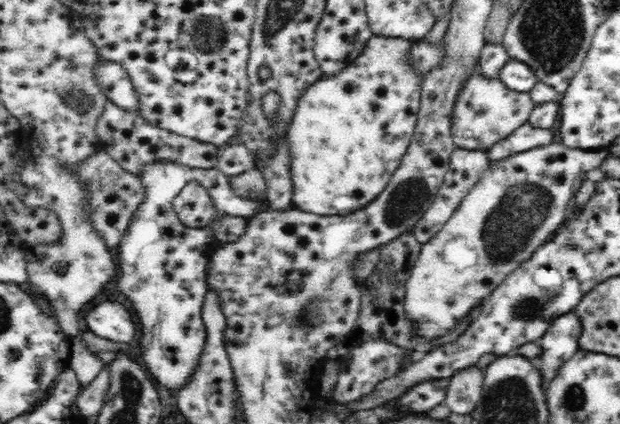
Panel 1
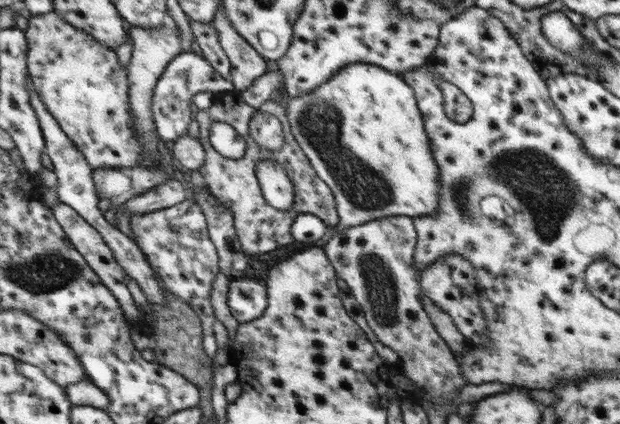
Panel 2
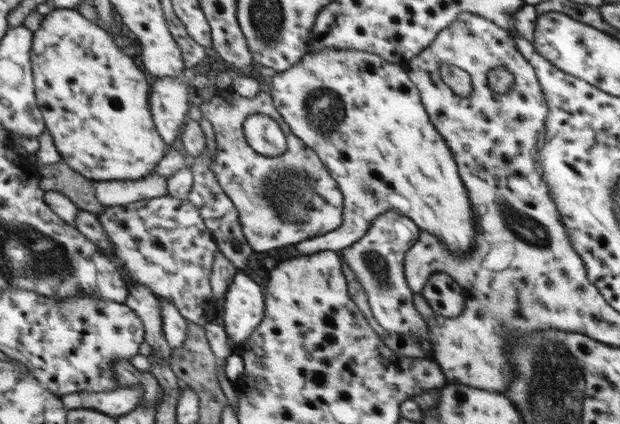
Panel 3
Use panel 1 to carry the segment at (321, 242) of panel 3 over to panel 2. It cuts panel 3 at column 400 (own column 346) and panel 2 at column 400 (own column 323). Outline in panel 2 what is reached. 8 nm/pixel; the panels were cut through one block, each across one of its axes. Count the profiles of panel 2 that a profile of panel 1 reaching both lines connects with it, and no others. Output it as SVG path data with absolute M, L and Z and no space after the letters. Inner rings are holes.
M351 63L317 89L289 98L285 113L295 142L334 194L339 213L336 232L383 217L415 218L438 212L442 188L439 166L431 156L413 91L401 76L371 63Z

